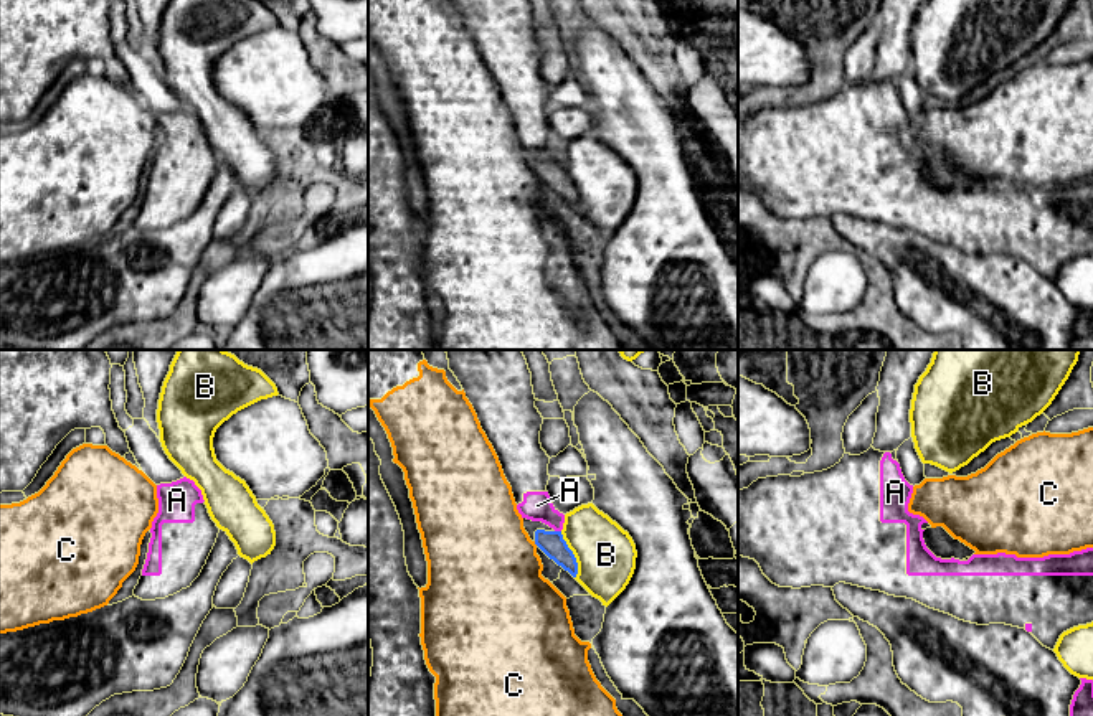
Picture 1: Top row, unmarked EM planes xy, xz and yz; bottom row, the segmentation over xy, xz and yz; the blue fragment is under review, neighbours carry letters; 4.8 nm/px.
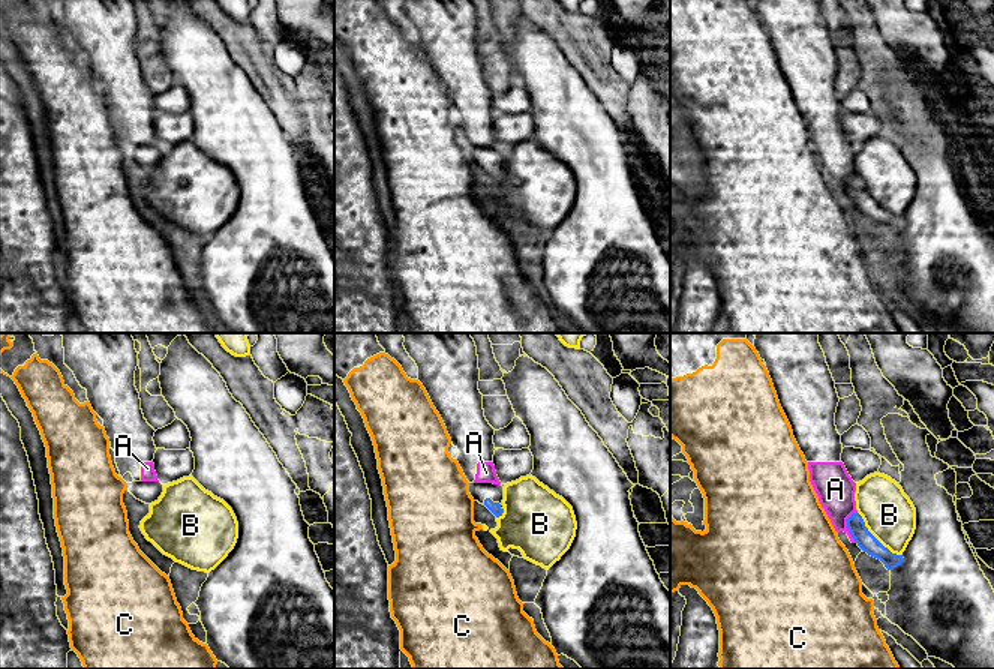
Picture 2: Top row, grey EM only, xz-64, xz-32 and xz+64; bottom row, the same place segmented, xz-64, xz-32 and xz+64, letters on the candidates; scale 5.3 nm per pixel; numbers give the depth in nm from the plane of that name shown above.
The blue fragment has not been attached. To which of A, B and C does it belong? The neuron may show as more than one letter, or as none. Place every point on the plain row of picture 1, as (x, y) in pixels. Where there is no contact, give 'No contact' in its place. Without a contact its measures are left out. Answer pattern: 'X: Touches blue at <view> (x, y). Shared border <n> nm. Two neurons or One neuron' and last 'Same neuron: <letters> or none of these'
A: Touches blue at xz (558, 162). Shared border 30 nm. Two neurons
B: Touches blue at xz (573, 185). Shared border 240 nm. Two neurons
C: Touches blue at xz (535, 174). Shared border 30 nm. Two neurons
Same neuron: none of these

